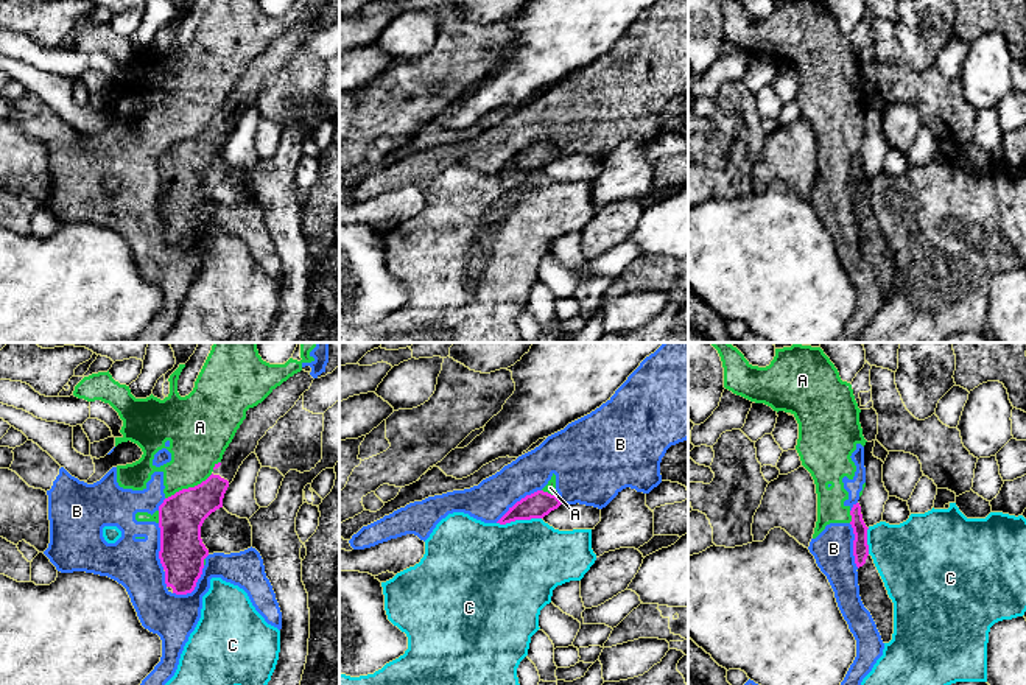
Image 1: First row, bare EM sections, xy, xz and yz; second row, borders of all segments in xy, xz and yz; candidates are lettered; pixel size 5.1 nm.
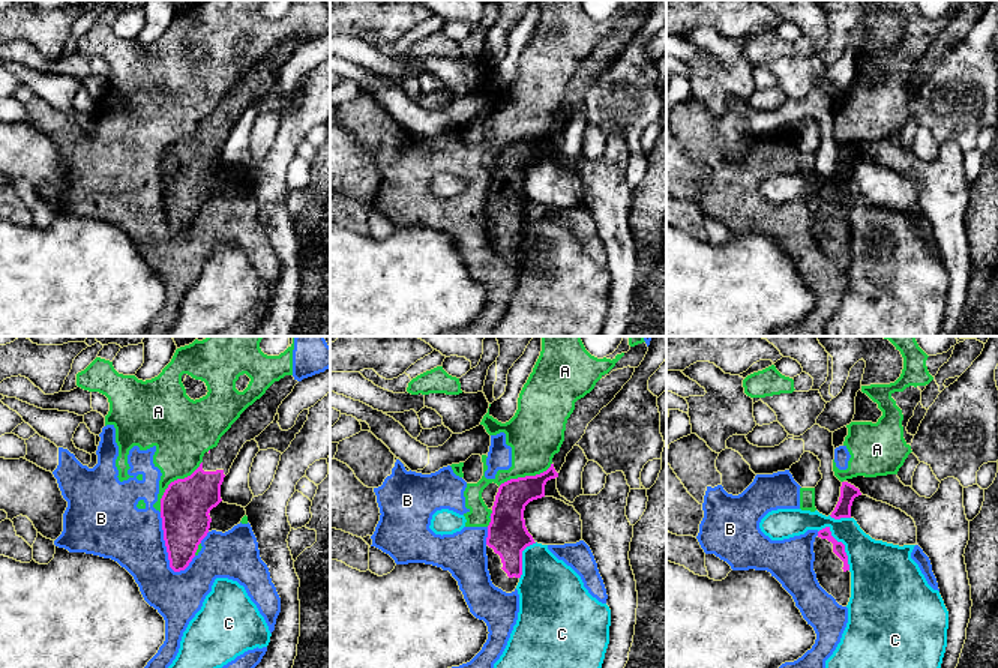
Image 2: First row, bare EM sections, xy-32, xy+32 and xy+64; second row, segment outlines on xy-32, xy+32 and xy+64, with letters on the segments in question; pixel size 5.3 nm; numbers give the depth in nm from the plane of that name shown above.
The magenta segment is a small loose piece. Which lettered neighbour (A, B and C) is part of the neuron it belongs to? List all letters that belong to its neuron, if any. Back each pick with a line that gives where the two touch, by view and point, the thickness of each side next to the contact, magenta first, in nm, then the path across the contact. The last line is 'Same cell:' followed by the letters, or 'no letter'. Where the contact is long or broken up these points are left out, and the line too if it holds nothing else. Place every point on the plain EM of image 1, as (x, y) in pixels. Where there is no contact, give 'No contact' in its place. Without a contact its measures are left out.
Same cell: no letter

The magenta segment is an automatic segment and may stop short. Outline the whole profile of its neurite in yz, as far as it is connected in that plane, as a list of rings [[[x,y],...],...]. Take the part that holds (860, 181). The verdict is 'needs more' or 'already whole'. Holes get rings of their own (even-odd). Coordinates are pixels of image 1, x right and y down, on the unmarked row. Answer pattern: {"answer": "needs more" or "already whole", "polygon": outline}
{"answer": "needs more", "polygon": [[[859,154],[853,156],[852,179],[855,185],[853,207],[858,218],[859,248],[864,258],[870,263],[883,294],[889,294],[894,285],[894,254],[887,246],[884,234],[869,206],[867,177],[863,171]]]}

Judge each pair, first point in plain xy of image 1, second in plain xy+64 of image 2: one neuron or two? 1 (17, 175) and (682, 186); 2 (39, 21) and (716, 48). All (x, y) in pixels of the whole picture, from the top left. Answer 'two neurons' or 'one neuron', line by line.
1: one neuron
2: two neurons

